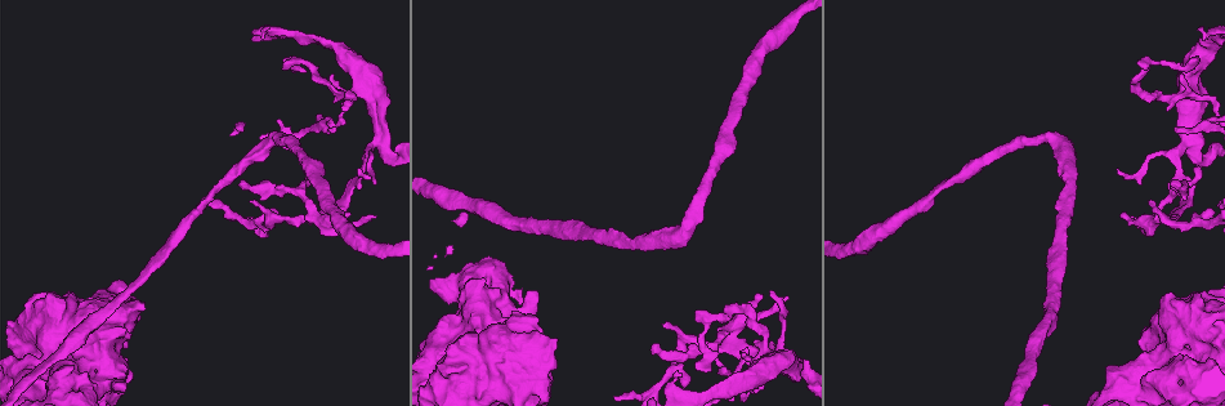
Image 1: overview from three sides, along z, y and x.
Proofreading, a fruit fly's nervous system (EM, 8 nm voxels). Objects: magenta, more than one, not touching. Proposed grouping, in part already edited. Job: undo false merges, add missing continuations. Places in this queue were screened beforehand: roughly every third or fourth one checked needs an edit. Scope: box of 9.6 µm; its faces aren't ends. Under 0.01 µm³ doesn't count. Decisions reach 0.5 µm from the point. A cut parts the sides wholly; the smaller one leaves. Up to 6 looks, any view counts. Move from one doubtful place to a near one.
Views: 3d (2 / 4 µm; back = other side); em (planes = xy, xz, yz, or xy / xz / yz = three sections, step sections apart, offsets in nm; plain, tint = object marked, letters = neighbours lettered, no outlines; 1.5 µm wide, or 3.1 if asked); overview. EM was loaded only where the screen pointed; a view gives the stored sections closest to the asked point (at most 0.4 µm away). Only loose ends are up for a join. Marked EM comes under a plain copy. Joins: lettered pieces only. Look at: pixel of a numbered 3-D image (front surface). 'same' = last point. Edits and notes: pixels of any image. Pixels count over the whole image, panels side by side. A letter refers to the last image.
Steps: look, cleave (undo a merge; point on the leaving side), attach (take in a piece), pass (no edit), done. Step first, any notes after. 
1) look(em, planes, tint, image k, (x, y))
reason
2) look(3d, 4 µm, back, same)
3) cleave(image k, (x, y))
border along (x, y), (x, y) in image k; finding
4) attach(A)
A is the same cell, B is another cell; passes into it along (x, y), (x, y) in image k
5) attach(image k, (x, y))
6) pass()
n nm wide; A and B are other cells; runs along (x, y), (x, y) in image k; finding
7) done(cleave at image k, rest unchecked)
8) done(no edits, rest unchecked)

look(em, planes, letters, image 1, (270, 28))
branch stops here

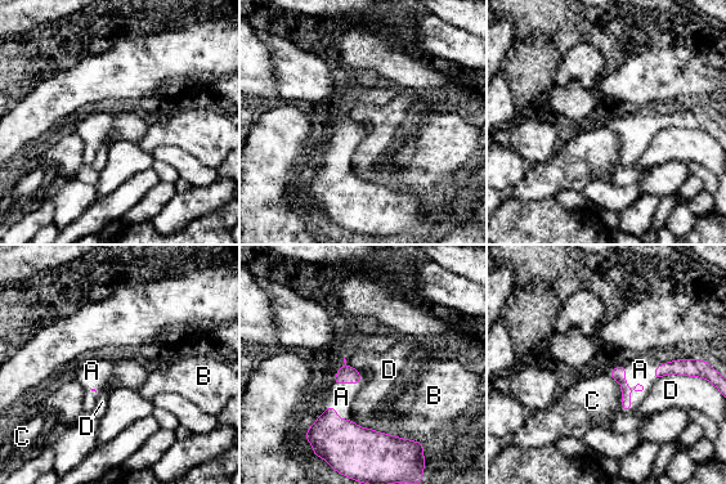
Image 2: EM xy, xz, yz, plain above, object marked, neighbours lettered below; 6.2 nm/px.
attach(A)
A is the same cell, B, C and D are other cells; passes into it along (618, 373), (628, 388), (640, 370) in image 2; it goes on there

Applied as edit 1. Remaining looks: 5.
look(overview)
redraw

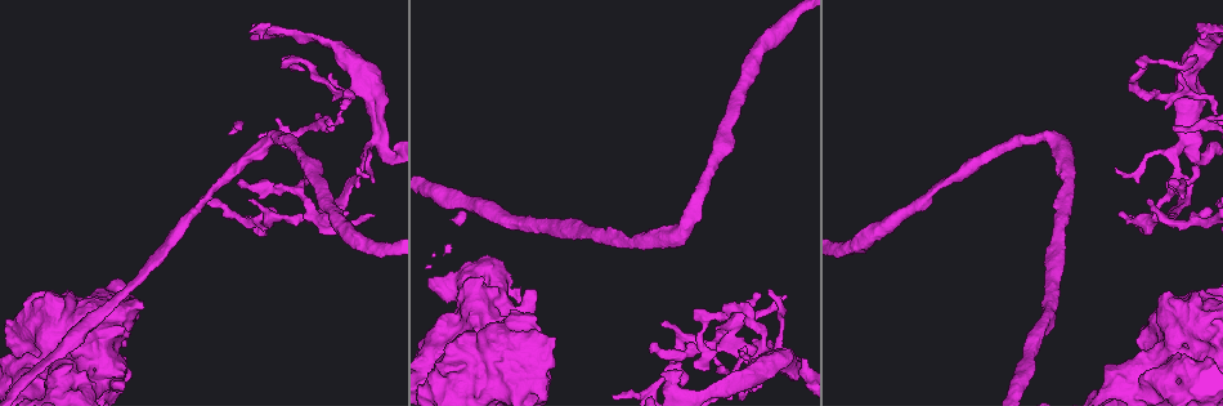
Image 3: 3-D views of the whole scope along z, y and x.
look(3d, 4 µm, back, image 3, (1187, 140))
thin arm on a thick one

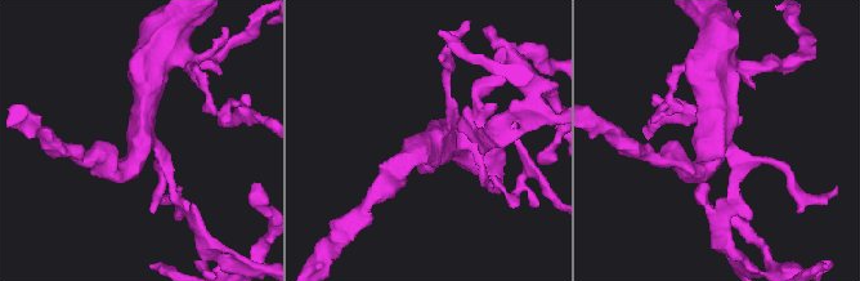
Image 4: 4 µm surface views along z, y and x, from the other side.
look(em, xy, step 4, letters, image 4, (428, 140))
4 arms

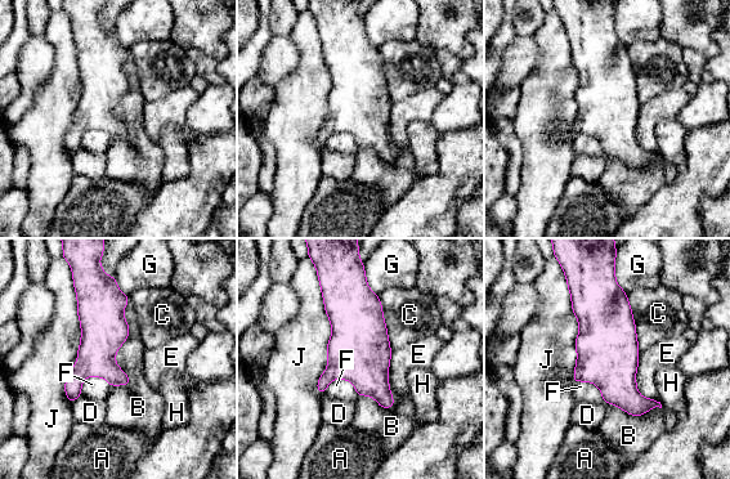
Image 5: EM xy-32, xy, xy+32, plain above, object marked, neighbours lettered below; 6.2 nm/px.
pass()
A, B, C, D, E, F, G, H and J are other cells; border along (129, 300), (130, 381), (110, 386) in image 5; one neuron here

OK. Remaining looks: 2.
look(em, planes, letters, image 3, (673, 365))

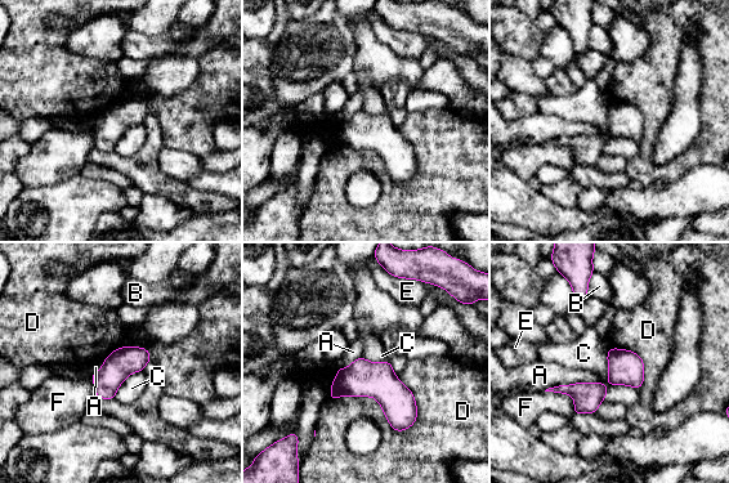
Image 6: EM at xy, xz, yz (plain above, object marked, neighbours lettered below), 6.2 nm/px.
pass()
180 nm wide; A, B, C, D, E and F are other cells; border along (605, 353), (607, 380), (638, 390) in image 6; one neuron here

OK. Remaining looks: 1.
done(attach at image 2, rest unchecked)

